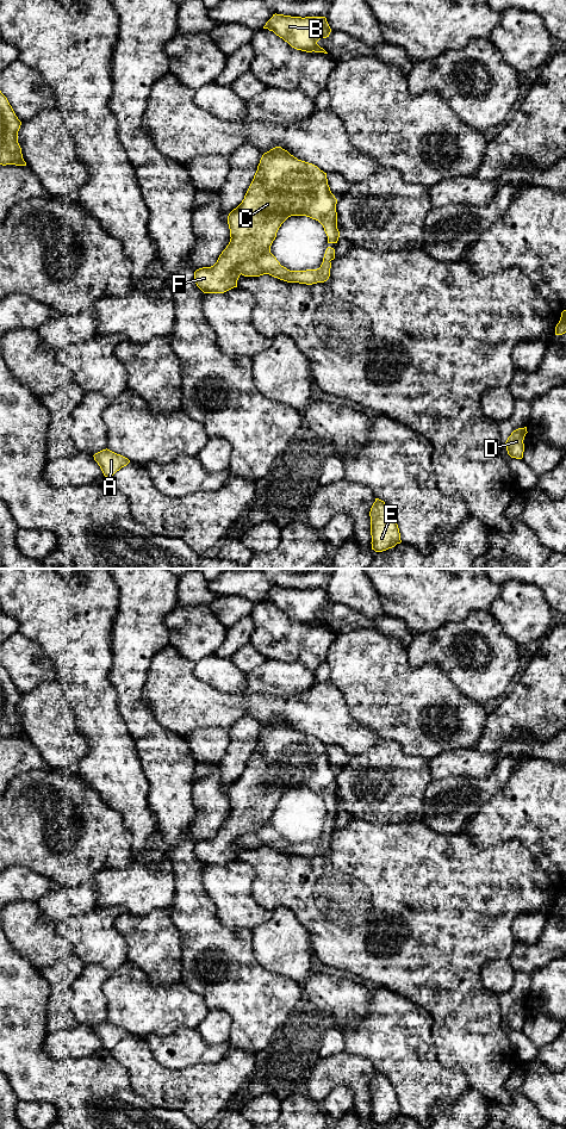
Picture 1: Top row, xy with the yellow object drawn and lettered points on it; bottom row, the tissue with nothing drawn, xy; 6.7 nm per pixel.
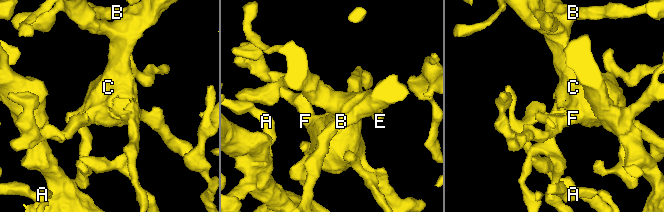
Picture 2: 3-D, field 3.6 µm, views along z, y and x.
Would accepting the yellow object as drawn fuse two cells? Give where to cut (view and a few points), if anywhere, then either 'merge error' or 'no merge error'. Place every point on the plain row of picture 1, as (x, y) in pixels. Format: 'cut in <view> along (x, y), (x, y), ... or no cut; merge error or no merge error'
no cut; no merge error

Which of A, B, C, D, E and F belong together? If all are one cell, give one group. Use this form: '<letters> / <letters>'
A B C D E F

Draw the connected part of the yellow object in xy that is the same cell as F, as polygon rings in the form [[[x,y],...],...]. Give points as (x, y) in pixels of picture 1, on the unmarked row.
[[[281,719],[270,721],[262,727],[244,771],[228,788],[231,809],[229,817],[213,838],[194,844],[197,858],[204,866],[224,866],[237,860],[241,846],[244,849],[269,846],[287,855],[306,857],[326,854],[330,849],[330,833],[335,831],[334,820],[326,820],[319,840],[290,843],[270,825],[270,818],[281,796],[291,788],[306,788],[318,793],[328,808],[328,815],[337,815],[340,804],[336,776],[337,771],[330,763],[326,745],[312,736],[298,732]]]

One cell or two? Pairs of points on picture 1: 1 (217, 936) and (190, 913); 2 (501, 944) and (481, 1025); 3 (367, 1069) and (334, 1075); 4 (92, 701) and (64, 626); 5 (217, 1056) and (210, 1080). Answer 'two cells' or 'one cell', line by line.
1: one cell
2: one cell
3: one cell
4: one cell
5: two cells

